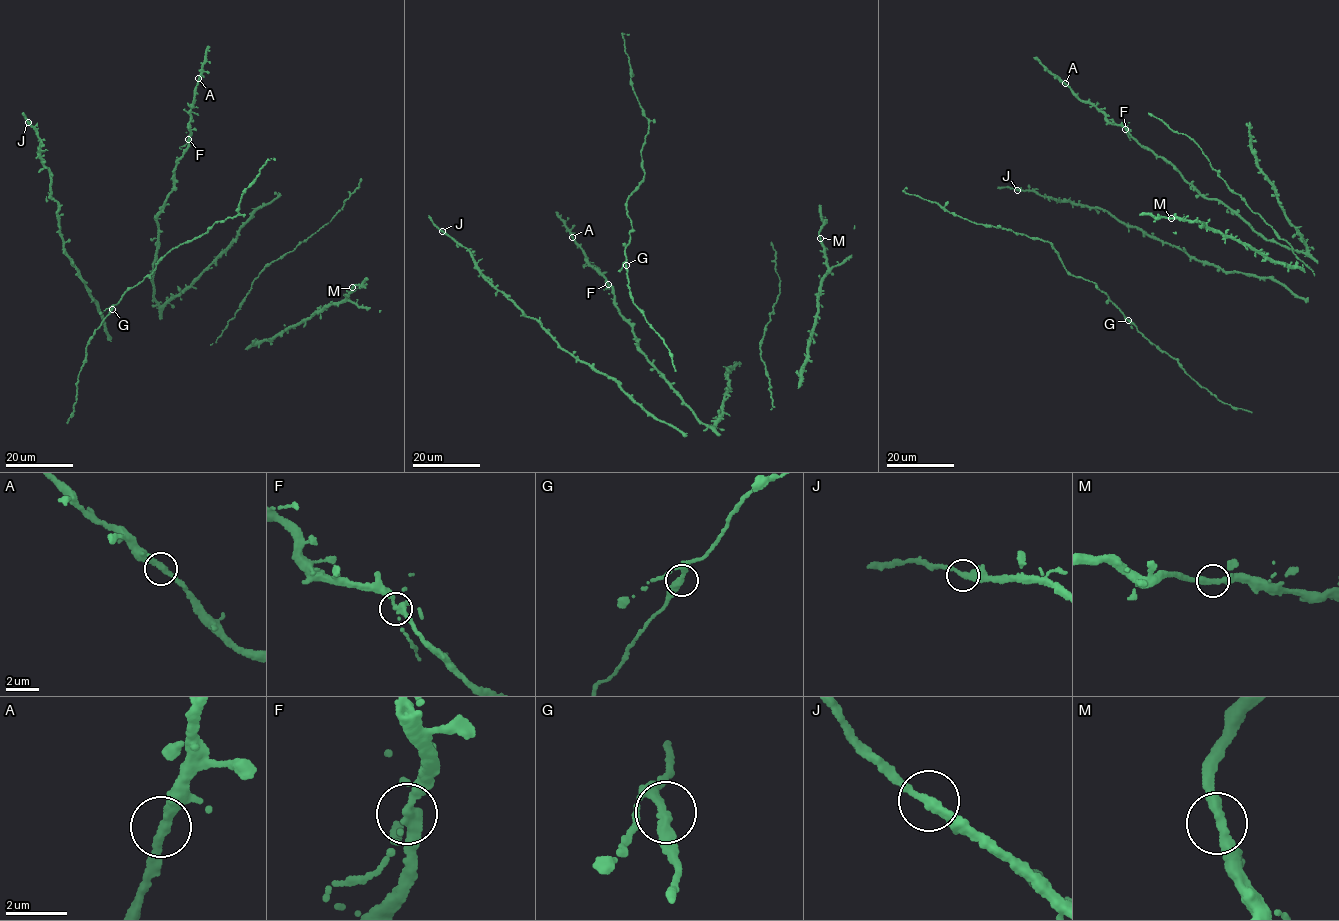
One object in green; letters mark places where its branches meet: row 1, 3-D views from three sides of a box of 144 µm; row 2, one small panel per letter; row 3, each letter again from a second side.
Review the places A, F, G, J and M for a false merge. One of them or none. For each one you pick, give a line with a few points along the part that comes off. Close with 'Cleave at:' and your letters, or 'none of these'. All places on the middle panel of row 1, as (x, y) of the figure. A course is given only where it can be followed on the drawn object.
Cleave at: none of these

